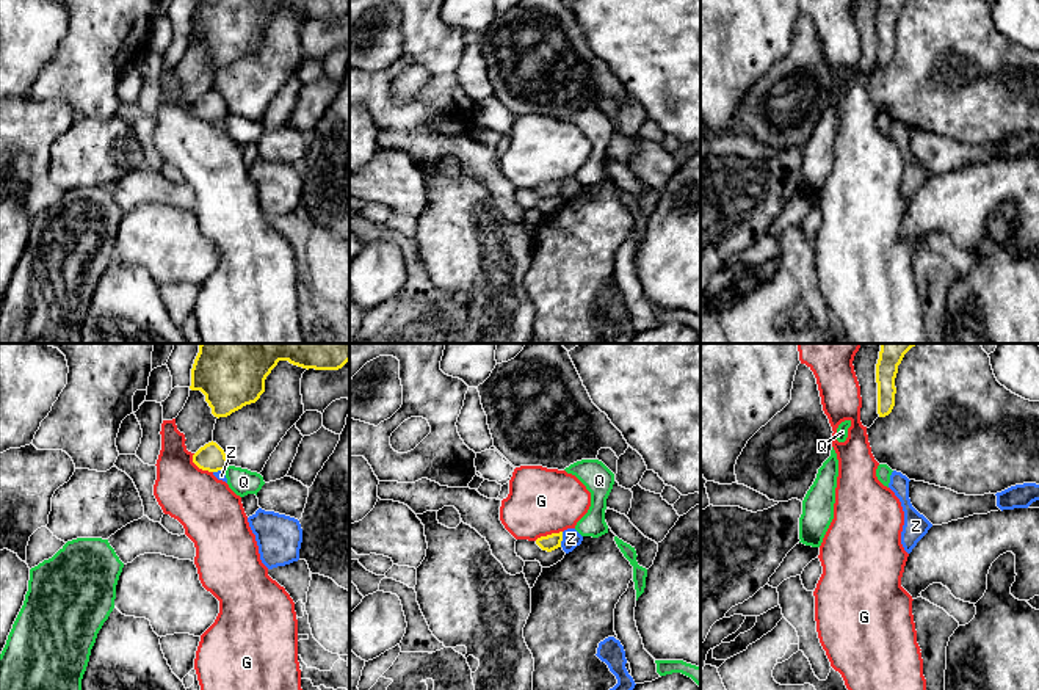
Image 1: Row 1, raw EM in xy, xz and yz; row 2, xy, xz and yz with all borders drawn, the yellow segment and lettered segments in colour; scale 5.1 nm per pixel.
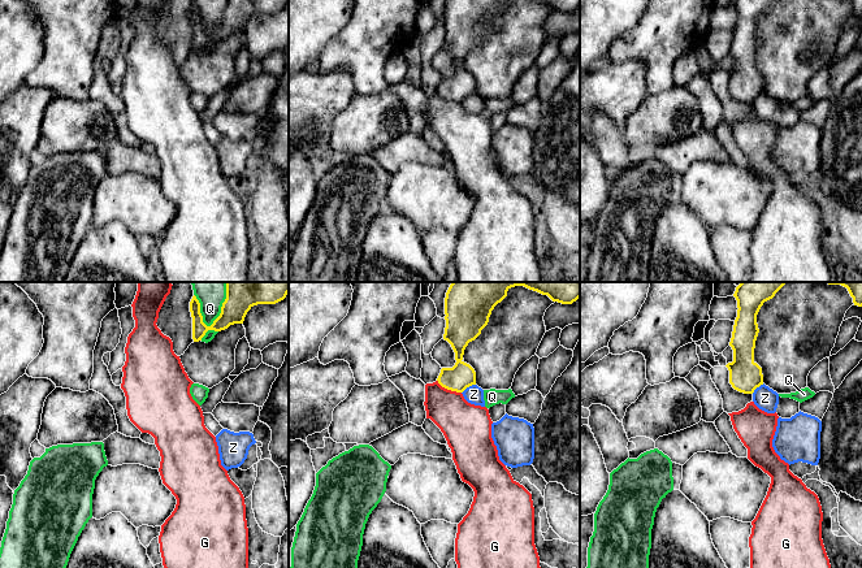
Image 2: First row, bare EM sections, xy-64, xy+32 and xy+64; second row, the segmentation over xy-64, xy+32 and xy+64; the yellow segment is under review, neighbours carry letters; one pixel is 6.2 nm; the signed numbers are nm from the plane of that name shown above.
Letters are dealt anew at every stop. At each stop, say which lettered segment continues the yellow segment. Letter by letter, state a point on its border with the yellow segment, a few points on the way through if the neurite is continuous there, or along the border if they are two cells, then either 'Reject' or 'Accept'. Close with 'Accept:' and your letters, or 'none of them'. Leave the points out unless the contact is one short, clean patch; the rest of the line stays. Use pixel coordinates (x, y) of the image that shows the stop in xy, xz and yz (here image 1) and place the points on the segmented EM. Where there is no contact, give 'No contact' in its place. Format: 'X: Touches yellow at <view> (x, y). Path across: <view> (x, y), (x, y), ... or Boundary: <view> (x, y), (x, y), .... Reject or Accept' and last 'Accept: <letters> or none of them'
G: Touches yellow at xy (199, 468). Reject
Q: Touches yellow at xy (224, 468). Reject
Z: Touches yellow at xz (561, 540). Boundary: xz (563, 532), (560, 546). Reject
Accept: none of them

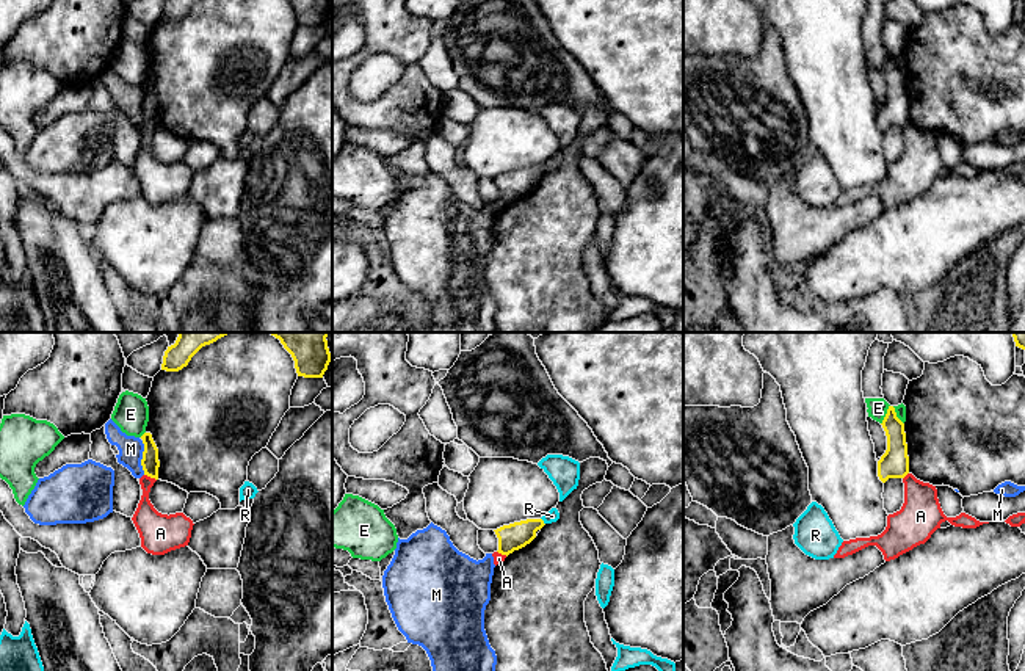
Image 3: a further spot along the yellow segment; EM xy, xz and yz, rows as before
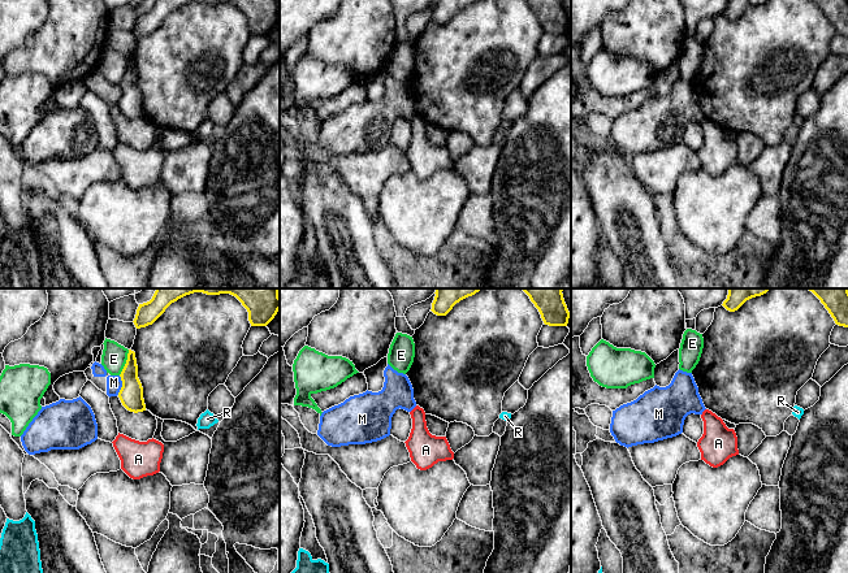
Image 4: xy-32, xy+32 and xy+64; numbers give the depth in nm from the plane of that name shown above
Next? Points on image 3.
A: Touches yellow at xy (151, 477). Boundary: xy (144, 474), (155, 480). Reject
E: Touches yellow at yz (886, 414). Reject
M: Touches yellow at xy (143, 458). Boundary: xy (141, 441), (144, 474). Reject
R: Touches yellow at xz (543, 521). Reject
Accept: none of them

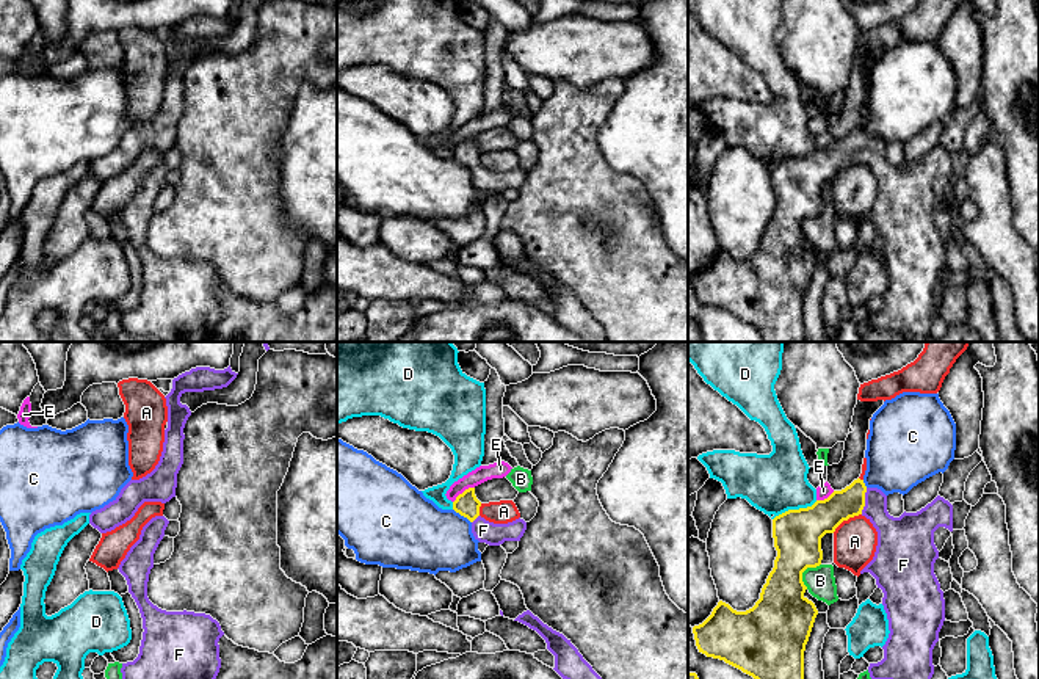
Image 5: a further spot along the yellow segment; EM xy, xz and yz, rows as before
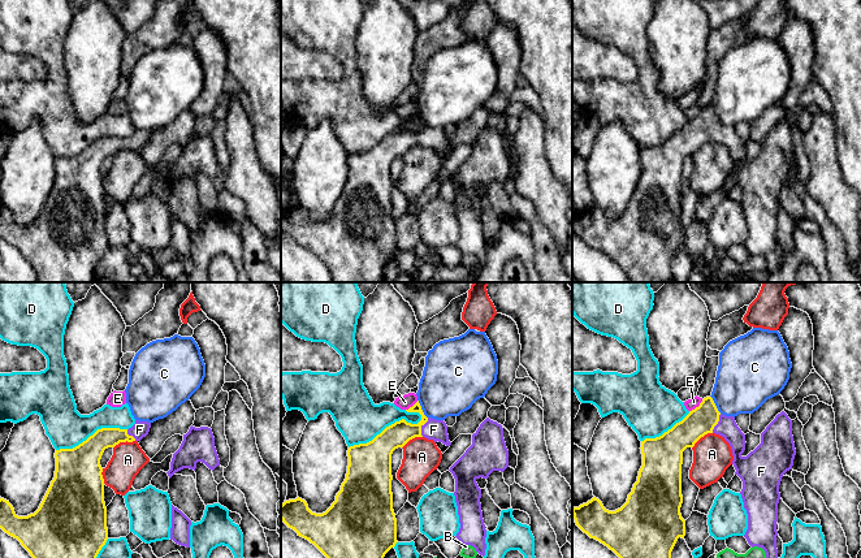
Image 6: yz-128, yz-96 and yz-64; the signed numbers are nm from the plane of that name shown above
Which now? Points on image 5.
A: Touches yellow at yz (847, 519). Reject
B: Touches yellow at yz (803, 571). Boundary: yz (820, 563), (803, 573), (806, 588). Reject
C: Touches yellow at xz (463, 515). Boundary: xz (453, 508), (470, 522). Reject
D: Touches yellow at yz (795, 510). Reject
E: Touches yellow at xz (464, 491). Reject
F: Touches yellow at yz (864, 501). Path across: yz (823, 516), (851, 501), (864, 501), (897, 537). Accept
Accept: F

